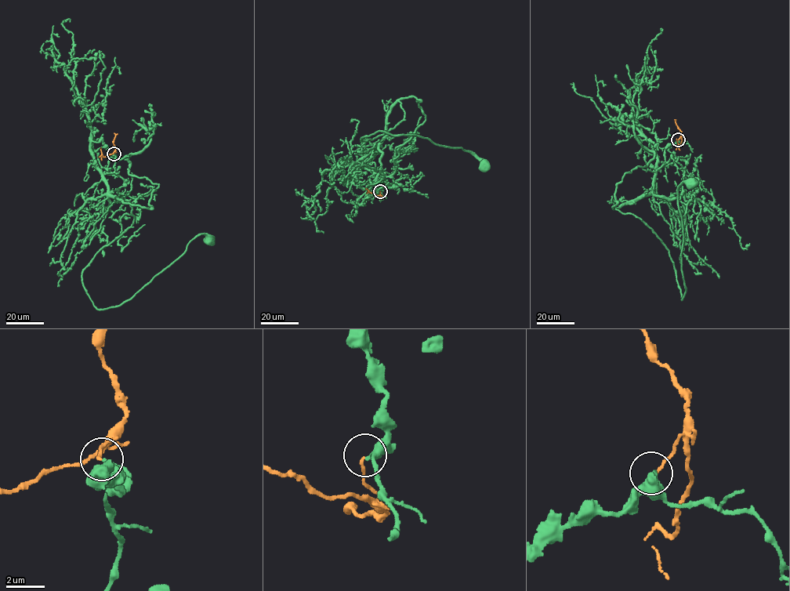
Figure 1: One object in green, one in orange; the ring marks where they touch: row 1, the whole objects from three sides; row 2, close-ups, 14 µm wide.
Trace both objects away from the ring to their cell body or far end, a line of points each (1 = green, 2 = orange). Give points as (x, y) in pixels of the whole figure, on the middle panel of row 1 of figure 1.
1: (380, 191), (371, 158), (397, 100), (403, 120), (360, 140), (379, 131), (416, 135), (460, 147), (485, 164)
2: (380, 191), (378, 195), (367, 193)

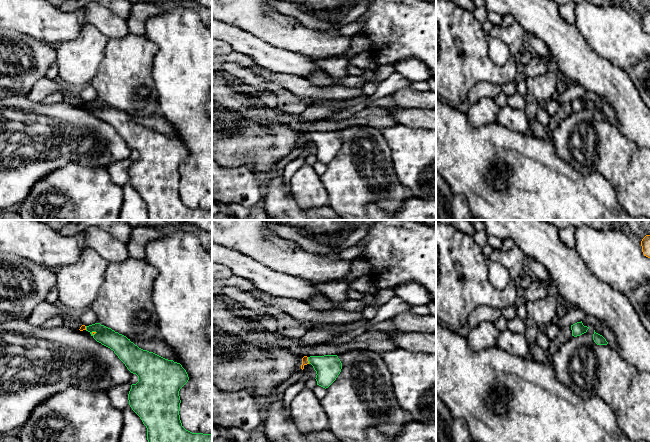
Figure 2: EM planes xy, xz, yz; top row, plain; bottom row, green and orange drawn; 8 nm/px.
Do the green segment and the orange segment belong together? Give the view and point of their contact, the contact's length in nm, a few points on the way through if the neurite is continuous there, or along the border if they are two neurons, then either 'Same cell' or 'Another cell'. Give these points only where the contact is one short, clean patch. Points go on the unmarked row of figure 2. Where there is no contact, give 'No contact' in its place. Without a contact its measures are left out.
Touches green at xz (308, 136). Shared border 60 nm. Another cell

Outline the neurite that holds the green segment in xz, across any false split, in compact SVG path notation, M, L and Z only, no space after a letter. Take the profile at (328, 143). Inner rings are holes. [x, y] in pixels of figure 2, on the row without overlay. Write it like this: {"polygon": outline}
{"polygon": "M337 131L310 132L308 137L316 147L317 161L325 165L336 156L342 145Z"}

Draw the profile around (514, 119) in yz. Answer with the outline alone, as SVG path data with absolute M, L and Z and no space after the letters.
M508 104L499 108L497 122L509 130L519 133L527 133L529 130L524 110L512 108Z

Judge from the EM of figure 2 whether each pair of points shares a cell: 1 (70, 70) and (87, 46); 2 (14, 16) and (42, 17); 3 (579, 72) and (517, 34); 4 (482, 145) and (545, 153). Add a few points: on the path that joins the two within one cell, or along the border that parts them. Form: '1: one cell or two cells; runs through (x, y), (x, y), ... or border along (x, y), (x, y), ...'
1: one cell; runs through (76, 64), (86, 52)
2: one cell; runs through (21, 16), (35, 17)
3: two cells; border along (515, 20), (526, 32)
4: one cell; runs through (498, 150), (504, 156), (529, 156)

